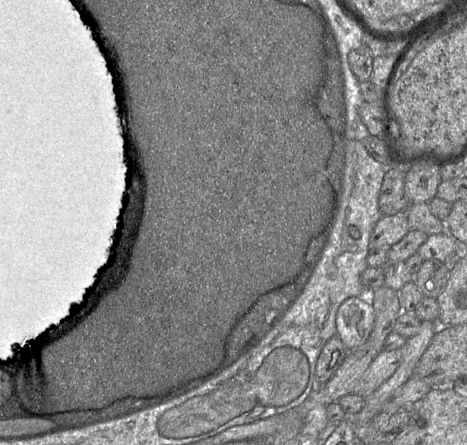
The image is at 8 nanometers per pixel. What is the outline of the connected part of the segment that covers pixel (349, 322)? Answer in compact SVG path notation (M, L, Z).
M369 294L349 297L337 309L336 335L344 346L352 351L362 346L374 326L375 313Z

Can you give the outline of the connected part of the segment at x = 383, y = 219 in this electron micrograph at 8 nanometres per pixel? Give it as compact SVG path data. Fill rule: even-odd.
M405 212L382 215L375 224L369 238L369 249L385 249L398 243L410 227Z

